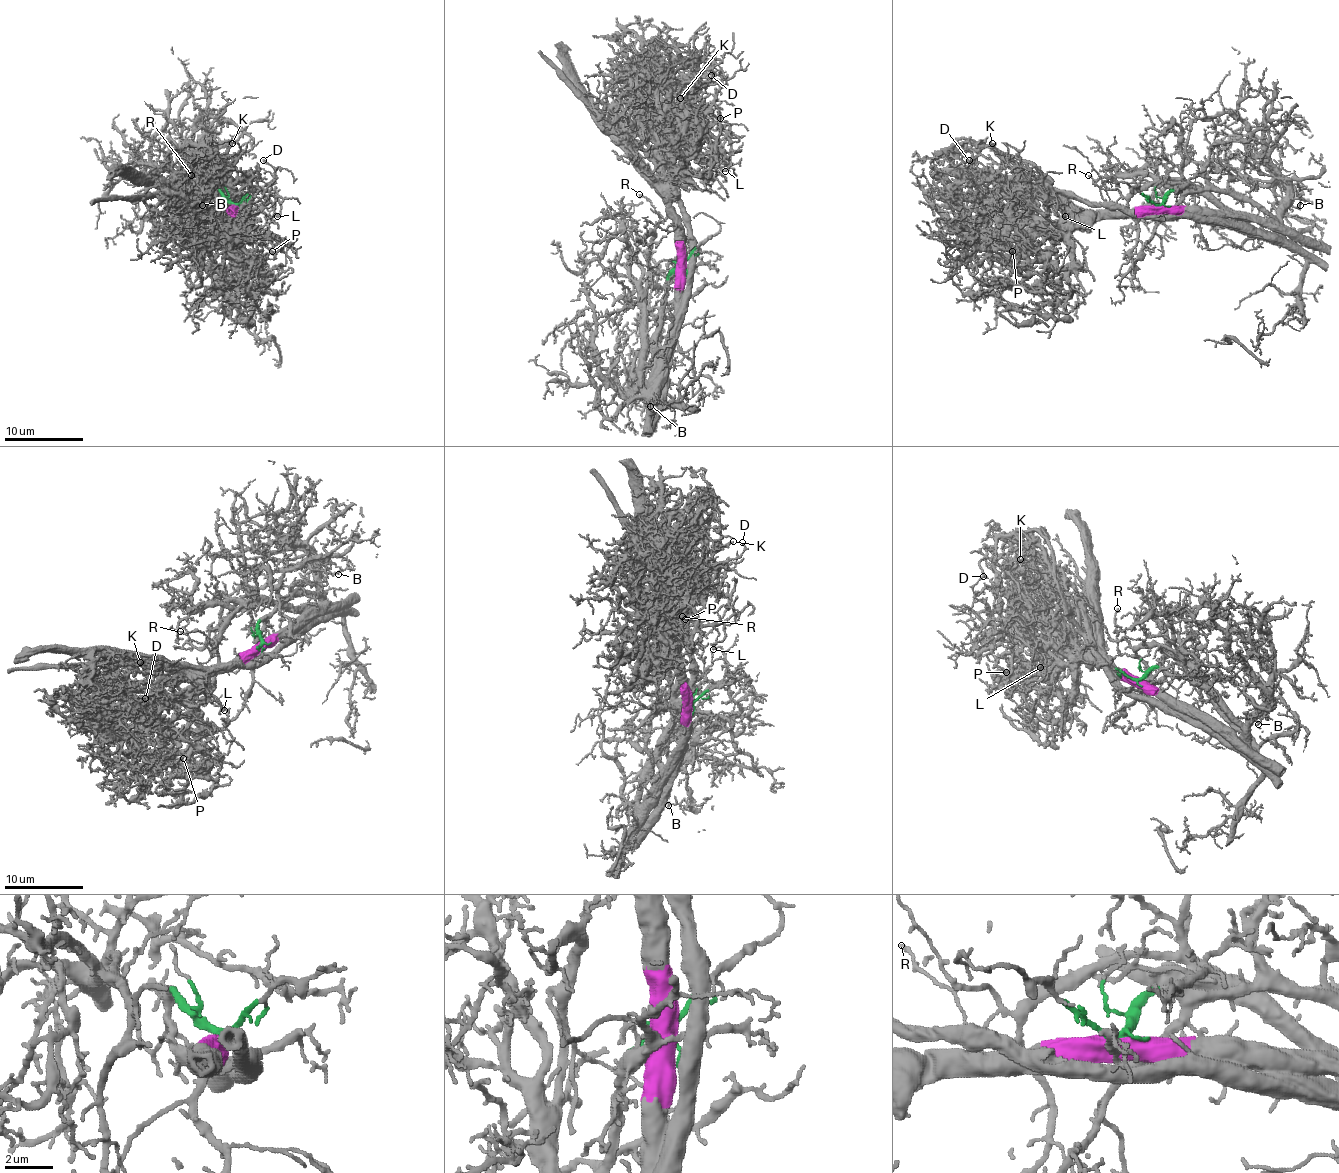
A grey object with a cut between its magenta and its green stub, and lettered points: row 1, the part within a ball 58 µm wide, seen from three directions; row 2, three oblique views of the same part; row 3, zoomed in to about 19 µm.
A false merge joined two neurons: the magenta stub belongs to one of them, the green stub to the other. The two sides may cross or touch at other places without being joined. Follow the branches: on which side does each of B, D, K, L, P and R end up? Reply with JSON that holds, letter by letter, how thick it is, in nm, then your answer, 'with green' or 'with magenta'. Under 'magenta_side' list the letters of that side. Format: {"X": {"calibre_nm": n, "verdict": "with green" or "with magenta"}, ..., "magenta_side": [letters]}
{"B": {"calibre_nm": 120, "verdict": "with green"}, "D": {"calibre_nm": 150, "verdict": "with magenta"}, "K": {"calibre_nm": 100, "verdict": "with magenta"}, "L": {"calibre_nm": 200, "verdict": "with magenta"}, "P": {"calibre_nm": 130, "verdict": "with magenta"}, "R": {"calibre_nm": 140, "verdict": "with green"}, "magenta_side": ["D", "K", "L", "P"]}

